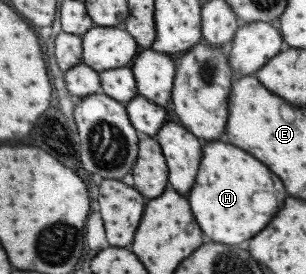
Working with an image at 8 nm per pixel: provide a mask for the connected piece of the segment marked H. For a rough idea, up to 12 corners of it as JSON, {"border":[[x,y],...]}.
{"border":[[227,142],[203,146],[187,196],[201,232],[241,244],[283,184]]}

